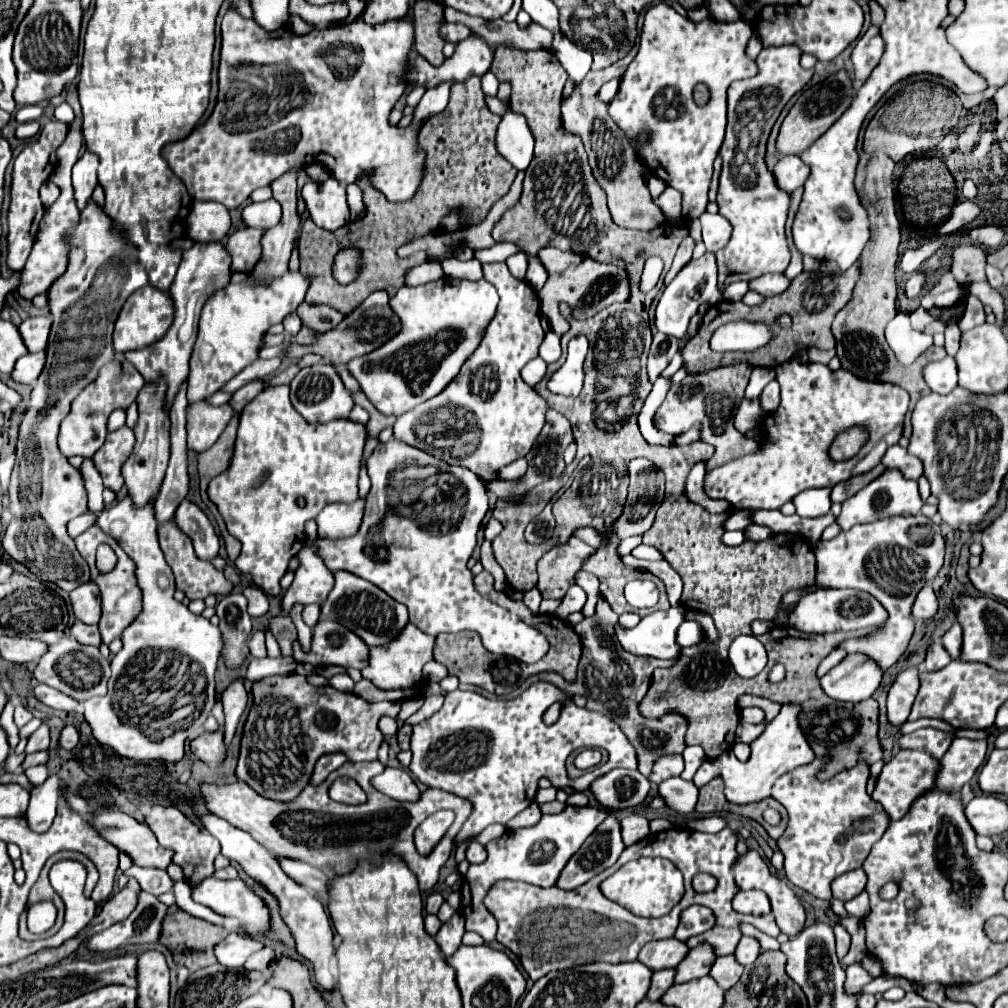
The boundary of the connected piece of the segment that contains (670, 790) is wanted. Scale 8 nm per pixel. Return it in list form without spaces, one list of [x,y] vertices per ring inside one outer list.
[[[672,778],[660,784],[660,796],[678,814],[690,814],[694,812],[694,806],[697,804],[699,789],[694,786],[694,782]]]

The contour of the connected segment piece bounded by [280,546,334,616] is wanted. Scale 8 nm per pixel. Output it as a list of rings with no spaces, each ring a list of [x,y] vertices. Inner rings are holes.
[[[304,546],[297,557],[300,565],[294,572],[294,582],[282,594],[282,600],[280,600],[282,616],[290,616],[290,610],[294,604],[306,606],[312,602],[318,602],[318,604],[326,602],[326,596],[334,586],[334,575],[324,565],[316,548]]]

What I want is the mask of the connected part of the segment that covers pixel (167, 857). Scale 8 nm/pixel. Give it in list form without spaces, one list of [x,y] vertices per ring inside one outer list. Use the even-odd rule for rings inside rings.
[[[100,810],[94,826],[108,842],[112,842],[118,850],[130,854],[132,860],[140,866],[168,868],[172,862],[174,854],[158,844],[154,832],[124,812]]]

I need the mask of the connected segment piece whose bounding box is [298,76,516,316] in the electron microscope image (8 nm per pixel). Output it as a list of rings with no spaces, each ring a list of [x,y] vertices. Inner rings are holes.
[[[472,76],[464,82],[454,82],[448,106],[440,114],[430,116],[418,134],[418,144],[426,150],[428,162],[426,176],[414,200],[388,202],[382,192],[370,188],[366,180],[360,180],[358,186],[364,192],[366,204],[366,214],[362,220],[350,222],[336,232],[318,230],[310,218],[304,220],[298,238],[300,272],[314,276],[306,302],[328,304],[346,316],[358,308],[358,304],[362,304],[370,292],[384,290],[388,296],[394,296],[394,292],[398,292],[398,288],[404,284],[406,270],[414,266],[396,254],[402,244],[438,230],[440,220],[454,208],[464,208],[474,224],[484,220],[492,204],[510,190],[516,178],[516,168],[508,164],[508,160],[504,160],[494,146],[498,124],[500,116],[492,114],[484,104],[484,92],[478,76]],[[342,248],[358,248],[362,252],[364,264],[350,284],[340,284],[332,276],[334,256]]]

